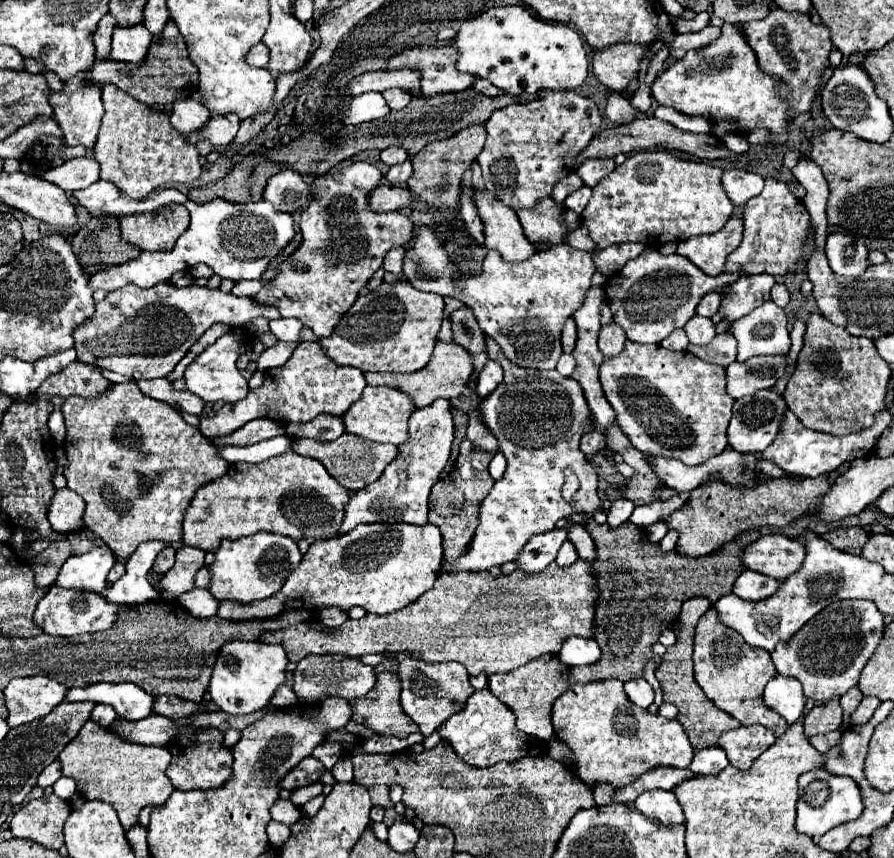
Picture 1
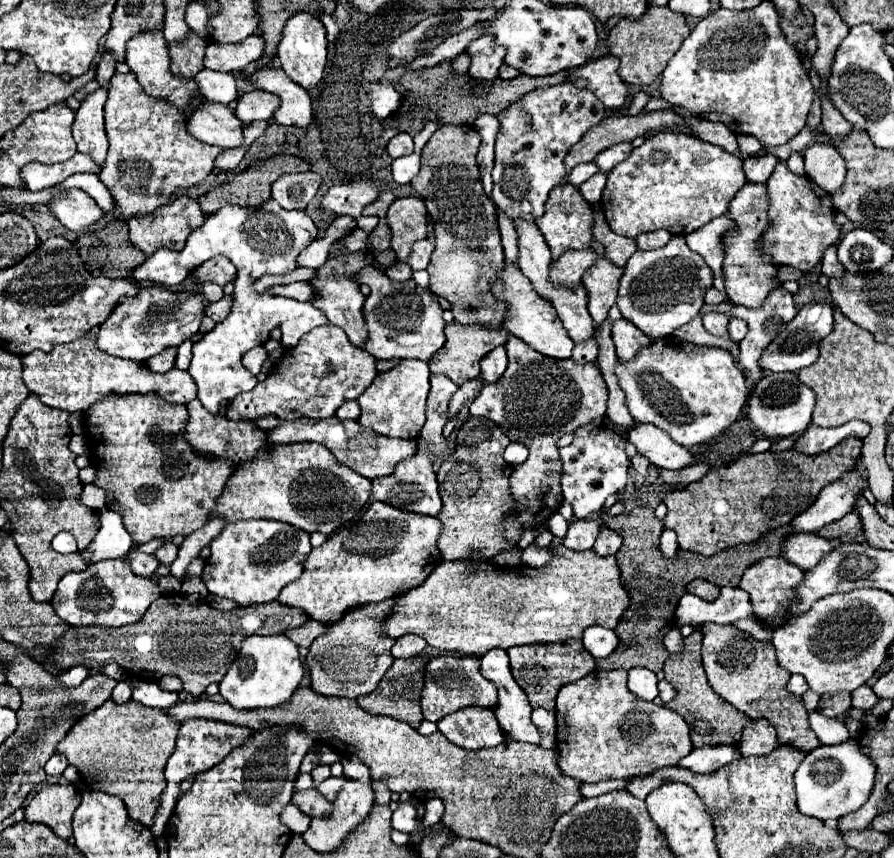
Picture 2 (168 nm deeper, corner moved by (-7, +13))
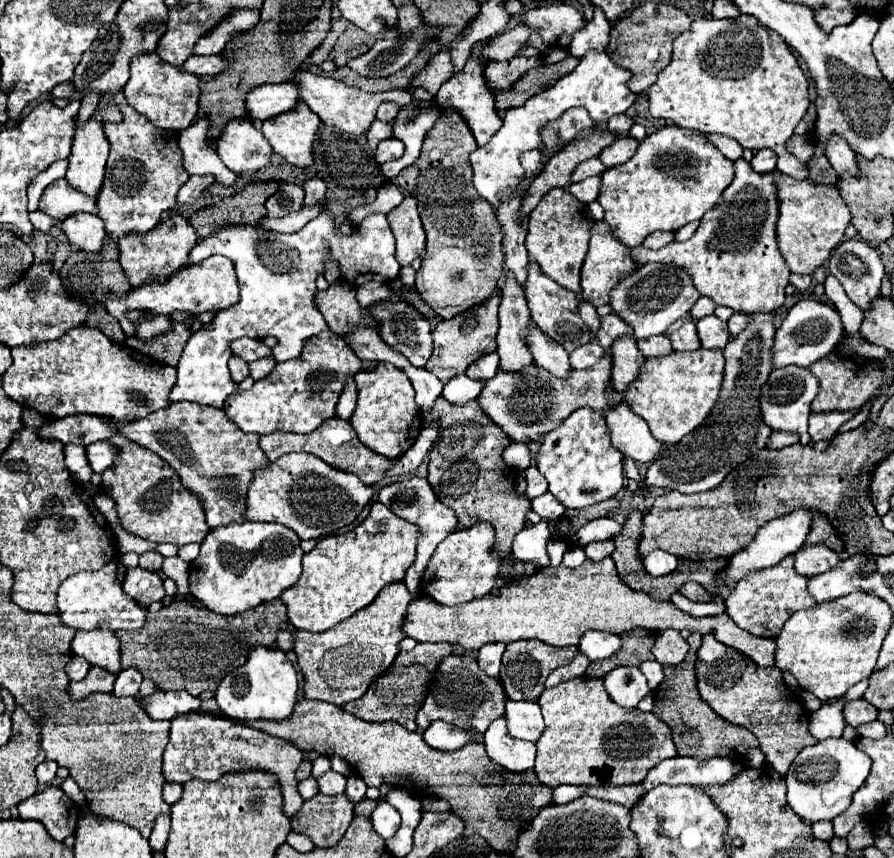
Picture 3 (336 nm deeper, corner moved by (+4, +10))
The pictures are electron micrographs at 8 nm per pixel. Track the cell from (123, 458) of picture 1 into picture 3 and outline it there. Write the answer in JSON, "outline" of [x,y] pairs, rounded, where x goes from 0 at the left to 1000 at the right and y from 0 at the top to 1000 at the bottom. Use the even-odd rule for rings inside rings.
{"outline":[[[135,507],[124,514],[133,521],[133,540],[129,540],[124,549],[115,551],[115,572],[129,582],[138,617],[164,631],[194,633],[198,638],[225,633],[234,621],[227,589],[202,565],[198,551],[182,540],[178,530],[138,512]]]}

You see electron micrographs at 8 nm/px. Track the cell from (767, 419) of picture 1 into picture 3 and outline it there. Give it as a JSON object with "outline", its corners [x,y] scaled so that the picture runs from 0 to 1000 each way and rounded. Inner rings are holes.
{"outline":[[[889,425],[865,430],[860,444],[851,451],[851,479],[853,479],[856,493],[865,502],[889,502],[889,505],[894,505],[895,516],[904,519],[907,514],[904,503],[907,467],[912,465],[914,458],[916,458],[916,444],[905,430],[889,428]]]}

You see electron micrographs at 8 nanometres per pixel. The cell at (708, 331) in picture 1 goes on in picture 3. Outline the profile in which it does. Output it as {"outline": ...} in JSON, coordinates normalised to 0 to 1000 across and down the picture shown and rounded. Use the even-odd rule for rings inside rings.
{"outline":[[[800,367],[782,372],[780,374],[780,388],[782,388],[786,407],[811,407],[813,397],[818,393],[813,386],[813,376],[802,372]]]}

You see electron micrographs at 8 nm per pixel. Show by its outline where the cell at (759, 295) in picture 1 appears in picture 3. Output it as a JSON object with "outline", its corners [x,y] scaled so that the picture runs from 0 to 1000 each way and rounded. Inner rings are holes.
{"outline":[[[887,318],[887,321],[883,323],[883,330],[889,332],[889,334],[898,341],[898,339],[903,339],[903,337],[909,332],[909,321],[889,321],[889,318]]]}

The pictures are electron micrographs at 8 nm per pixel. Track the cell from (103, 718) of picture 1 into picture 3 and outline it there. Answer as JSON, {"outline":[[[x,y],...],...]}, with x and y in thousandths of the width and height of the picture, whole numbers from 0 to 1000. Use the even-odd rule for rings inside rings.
{"outline":[[[142,777],[131,787],[126,808],[133,810],[133,812],[140,812],[140,810],[151,812],[155,801],[158,801],[158,794],[160,794],[160,787],[155,784],[155,780],[153,777]]]}

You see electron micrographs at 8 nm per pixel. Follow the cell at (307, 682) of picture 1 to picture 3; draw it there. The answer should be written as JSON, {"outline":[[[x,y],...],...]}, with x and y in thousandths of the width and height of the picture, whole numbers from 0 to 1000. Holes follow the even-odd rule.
{"outline":[[[451,677],[437,679],[426,686],[415,705],[377,726],[372,733],[364,738],[332,735],[328,759],[332,761],[332,773],[339,782],[341,812],[372,822],[402,815],[413,803],[413,798],[442,770],[446,761],[446,747],[453,742],[451,726],[460,700],[462,693]]]}

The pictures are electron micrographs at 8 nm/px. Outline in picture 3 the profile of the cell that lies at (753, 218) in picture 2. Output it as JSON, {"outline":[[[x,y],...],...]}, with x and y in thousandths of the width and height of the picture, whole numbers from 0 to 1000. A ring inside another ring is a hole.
{"outline":[[[827,185],[827,188],[822,188],[820,213],[809,223],[800,244],[795,244],[791,251],[786,251],[784,262],[773,279],[753,281],[737,293],[715,288],[715,290],[706,290],[706,295],[710,297],[713,307],[726,307],[726,304],[755,307],[757,311],[766,314],[773,321],[773,328],[777,332],[777,337],[782,339],[782,344],[795,346],[802,355],[811,355],[811,358],[818,358],[820,362],[836,365],[836,367],[865,365],[871,358],[876,358],[878,334],[883,332],[883,321],[885,321],[885,316],[869,288],[869,272],[867,272],[869,255],[871,255],[871,227],[869,227],[869,216],[867,216],[865,204],[862,202],[851,204],[851,202],[842,199],[838,188]]]}

